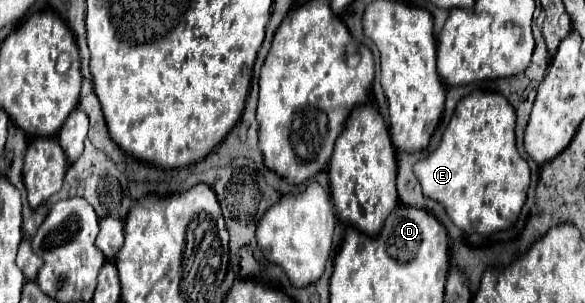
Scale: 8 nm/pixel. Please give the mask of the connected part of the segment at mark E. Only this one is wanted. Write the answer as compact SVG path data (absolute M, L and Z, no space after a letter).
M477 91L461 99L439 147L413 167L425 197L439 201L465 233L489 235L507 229L521 213L529 165L515 149L515 111L501 93Z

